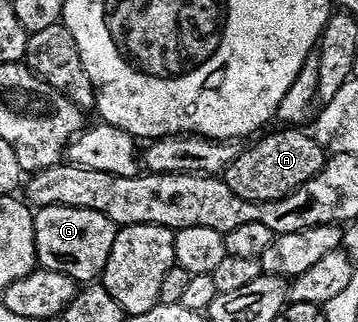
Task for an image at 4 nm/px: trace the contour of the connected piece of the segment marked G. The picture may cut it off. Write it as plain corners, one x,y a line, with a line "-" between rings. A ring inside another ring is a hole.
46,205
35,208
34,245
39,266
66,273
77,285
87,285
104,274
106,257
114,245
117,224
94,209
78,209
74,205

